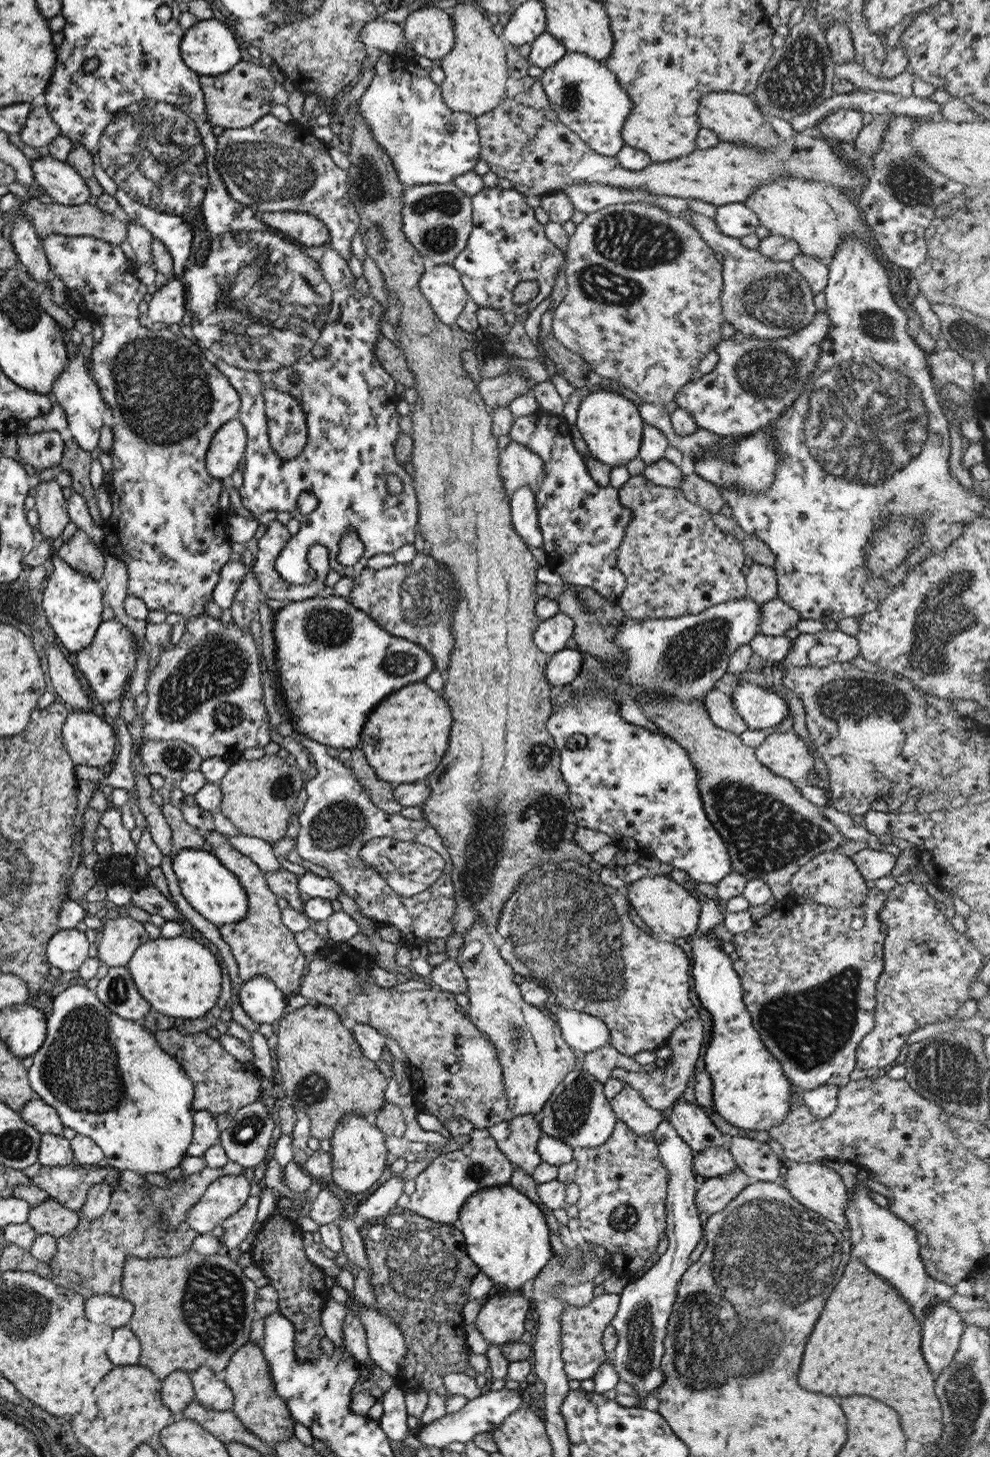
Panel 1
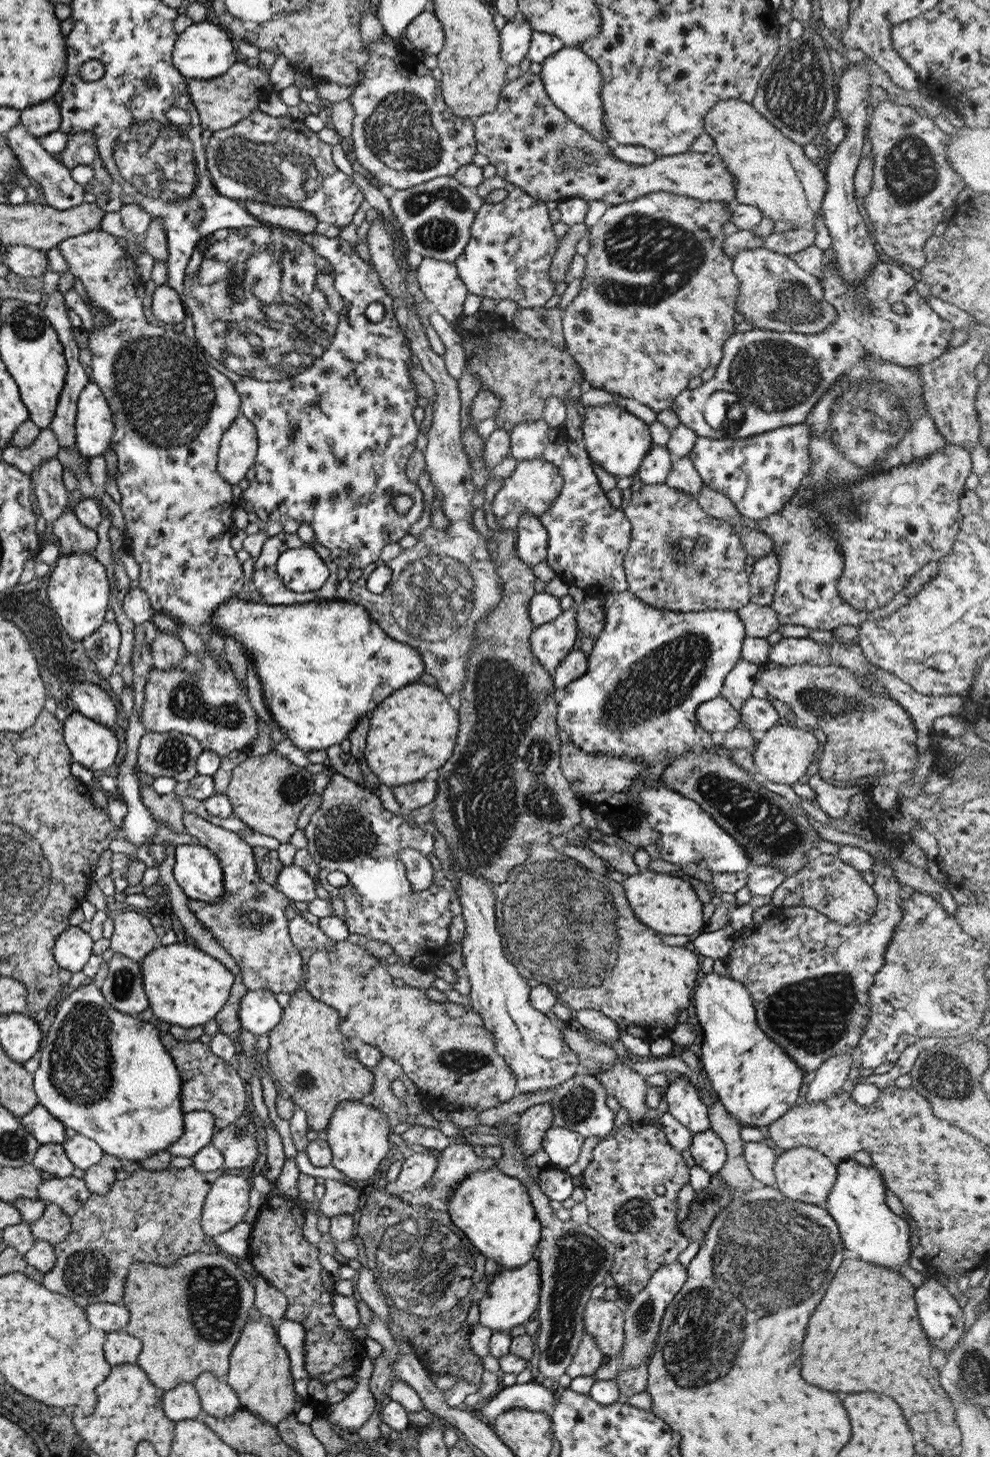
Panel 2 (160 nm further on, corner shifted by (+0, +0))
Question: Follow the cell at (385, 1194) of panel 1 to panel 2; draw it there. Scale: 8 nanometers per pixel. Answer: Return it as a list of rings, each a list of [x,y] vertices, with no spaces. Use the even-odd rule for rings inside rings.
[[[413,1149],[408,1155],[402,1155],[402,1165],[393,1182],[388,1181],[385,1193],[398,1197],[402,1192],[415,1192],[423,1187],[432,1177],[437,1164],[437,1157],[433,1149]]]

